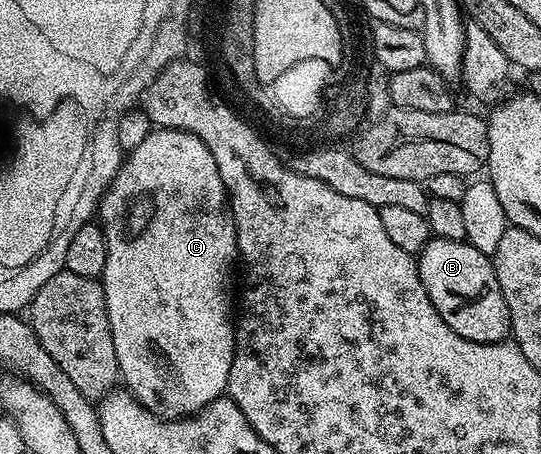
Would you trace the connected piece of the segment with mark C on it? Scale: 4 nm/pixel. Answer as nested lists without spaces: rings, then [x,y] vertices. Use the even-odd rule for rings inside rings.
[[[152,128],[149,135],[137,147],[133,147],[123,159],[123,166],[117,171],[113,183],[105,191],[97,210],[98,224],[103,227],[105,235],[105,271],[101,284],[105,291],[105,307],[109,315],[109,331],[113,339],[113,351],[117,351],[119,375],[126,392],[132,393],[139,402],[153,415],[161,419],[178,419],[190,417],[207,406],[210,401],[224,396],[227,392],[229,367],[235,358],[235,322],[233,309],[231,313],[231,276],[237,269],[239,244],[235,234],[235,222],[227,206],[227,192],[221,183],[221,171],[217,171],[217,163],[213,155],[209,155],[209,147],[197,139],[197,135],[187,133],[183,129]]]

